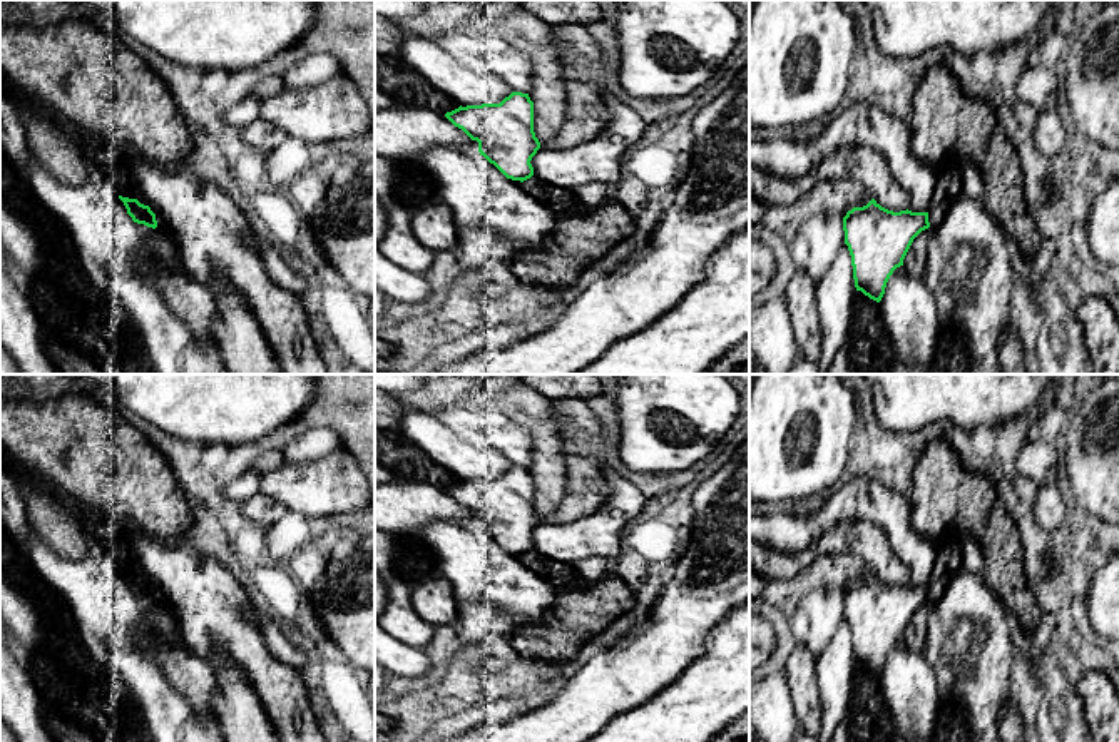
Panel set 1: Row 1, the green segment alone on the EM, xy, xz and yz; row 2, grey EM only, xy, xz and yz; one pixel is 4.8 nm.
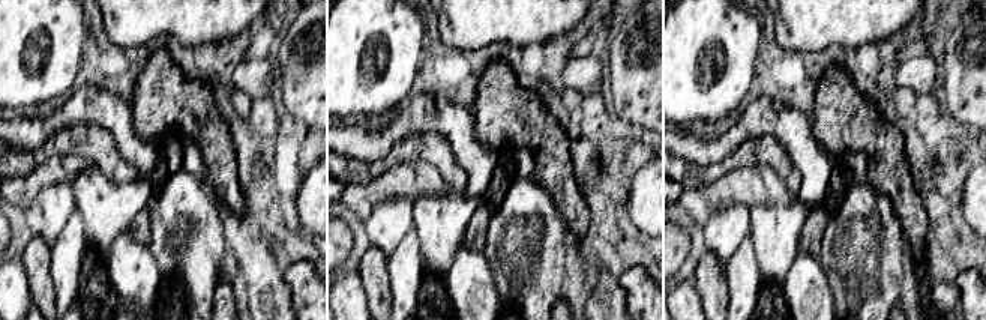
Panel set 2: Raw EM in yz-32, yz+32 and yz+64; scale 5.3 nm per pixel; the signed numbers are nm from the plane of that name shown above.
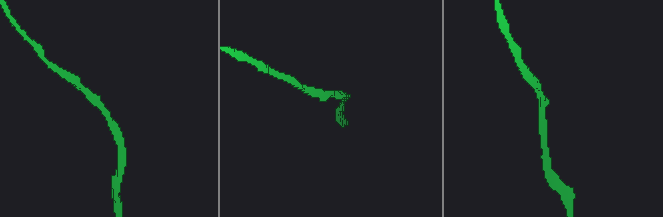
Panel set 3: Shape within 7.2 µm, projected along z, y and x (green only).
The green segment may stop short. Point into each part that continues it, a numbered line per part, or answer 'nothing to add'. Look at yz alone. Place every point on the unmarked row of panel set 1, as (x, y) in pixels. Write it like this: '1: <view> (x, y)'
nothing to add

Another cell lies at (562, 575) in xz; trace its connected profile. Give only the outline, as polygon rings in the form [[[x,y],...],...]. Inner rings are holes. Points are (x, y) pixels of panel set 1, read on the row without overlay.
[[[534,551],[524,555],[524,560],[537,575],[550,582],[560,592],[584,590],[592,585],[575,573],[572,563],[559,563]]]

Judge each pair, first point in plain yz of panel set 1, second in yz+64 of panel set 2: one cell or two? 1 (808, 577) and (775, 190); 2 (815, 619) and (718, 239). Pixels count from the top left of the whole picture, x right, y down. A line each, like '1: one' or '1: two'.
1: one
2: one

